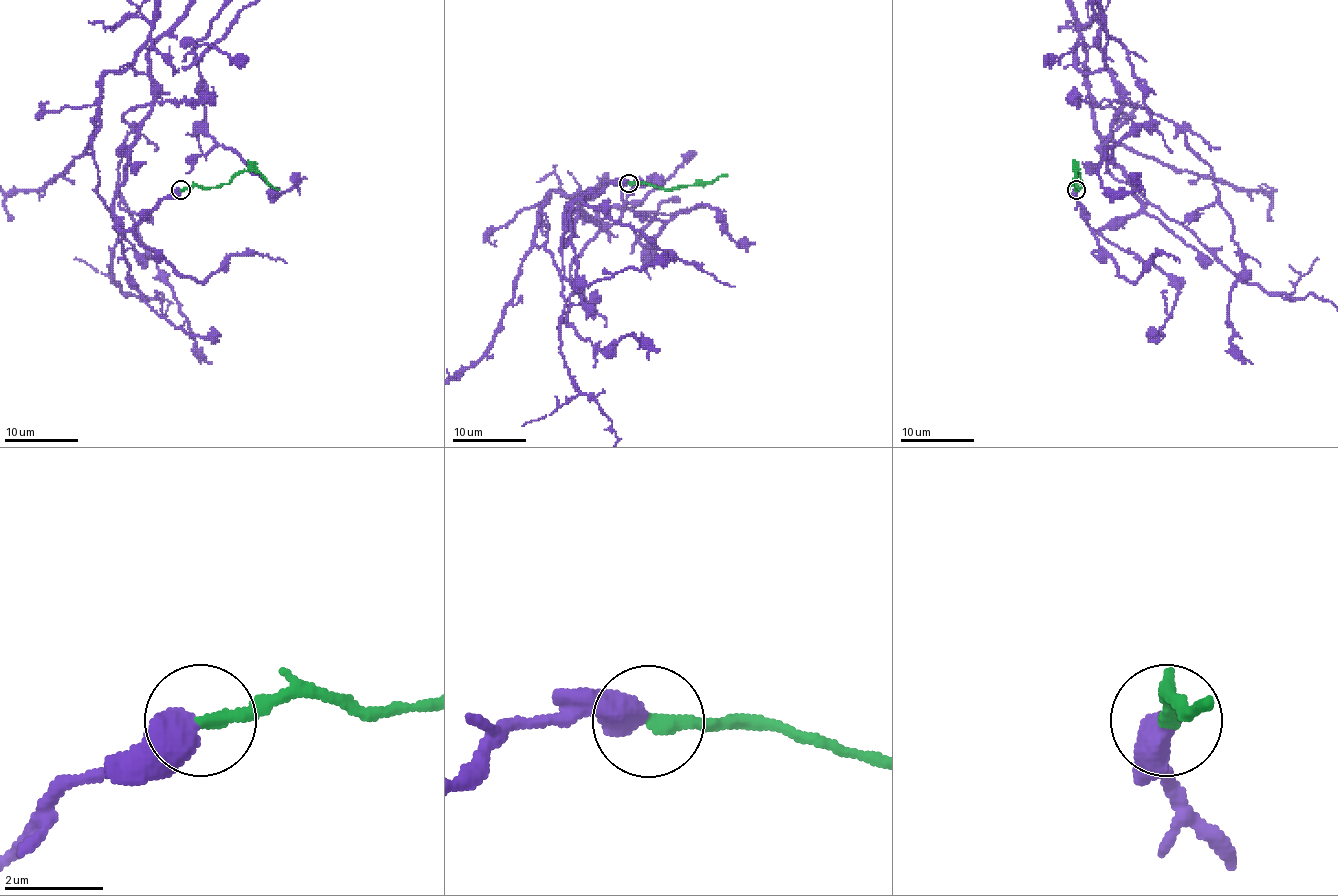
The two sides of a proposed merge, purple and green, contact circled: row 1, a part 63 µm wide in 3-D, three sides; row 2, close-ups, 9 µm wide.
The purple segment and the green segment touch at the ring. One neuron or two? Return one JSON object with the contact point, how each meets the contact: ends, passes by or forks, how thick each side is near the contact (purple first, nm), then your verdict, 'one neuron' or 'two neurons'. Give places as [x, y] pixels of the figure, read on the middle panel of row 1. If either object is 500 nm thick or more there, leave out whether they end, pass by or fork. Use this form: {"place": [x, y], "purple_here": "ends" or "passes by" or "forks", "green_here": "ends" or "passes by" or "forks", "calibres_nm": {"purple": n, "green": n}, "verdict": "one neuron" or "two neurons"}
{"place": [629, 183], "calibres_nm": {"purple": 600, "green": 280}, "verdict": "one neuron"}

